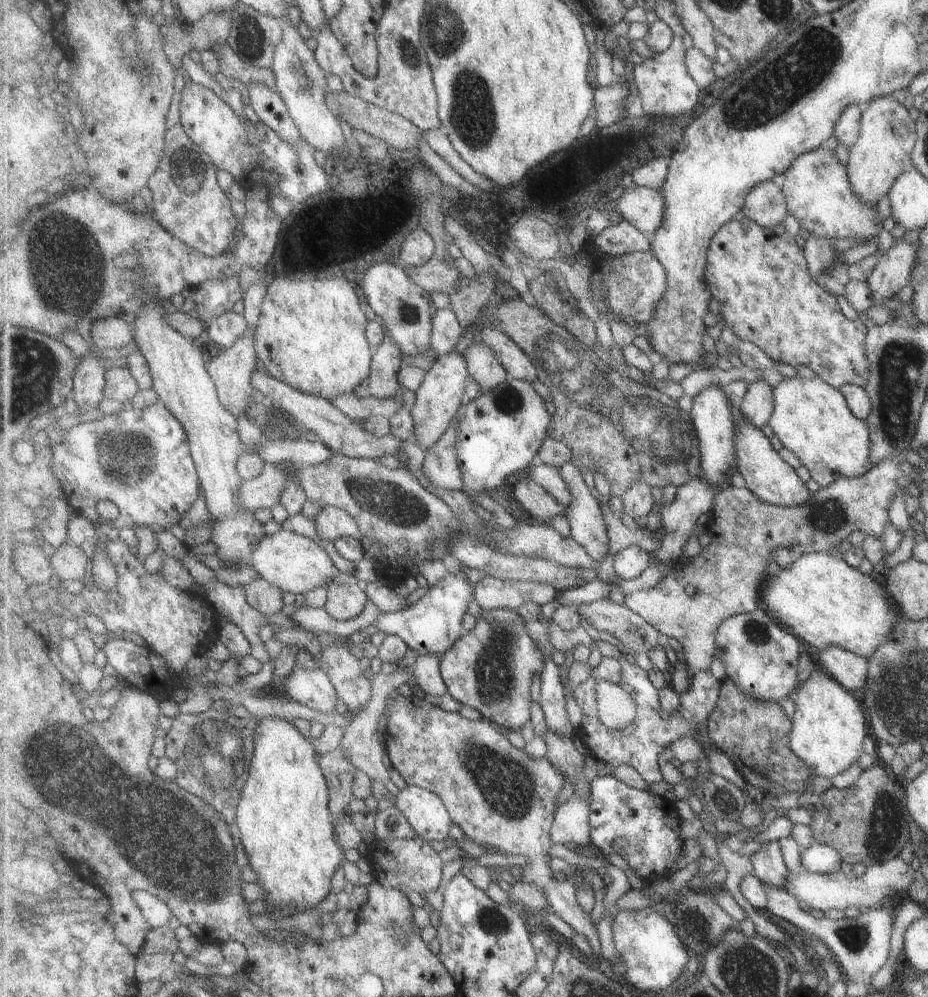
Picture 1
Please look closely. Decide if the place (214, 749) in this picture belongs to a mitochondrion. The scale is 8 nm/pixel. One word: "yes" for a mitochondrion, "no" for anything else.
yes

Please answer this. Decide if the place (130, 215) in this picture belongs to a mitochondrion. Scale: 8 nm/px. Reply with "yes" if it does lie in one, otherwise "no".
no

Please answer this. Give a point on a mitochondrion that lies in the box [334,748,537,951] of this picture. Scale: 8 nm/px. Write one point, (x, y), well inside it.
(494, 924)

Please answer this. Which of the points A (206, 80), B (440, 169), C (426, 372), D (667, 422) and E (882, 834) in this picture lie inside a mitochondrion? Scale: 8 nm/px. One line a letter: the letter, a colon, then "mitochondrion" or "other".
A: other
B: other
C: other
D: mitochondrion
E: mitochondrion

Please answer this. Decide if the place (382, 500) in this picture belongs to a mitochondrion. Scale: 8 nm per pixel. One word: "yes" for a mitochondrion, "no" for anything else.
yes

